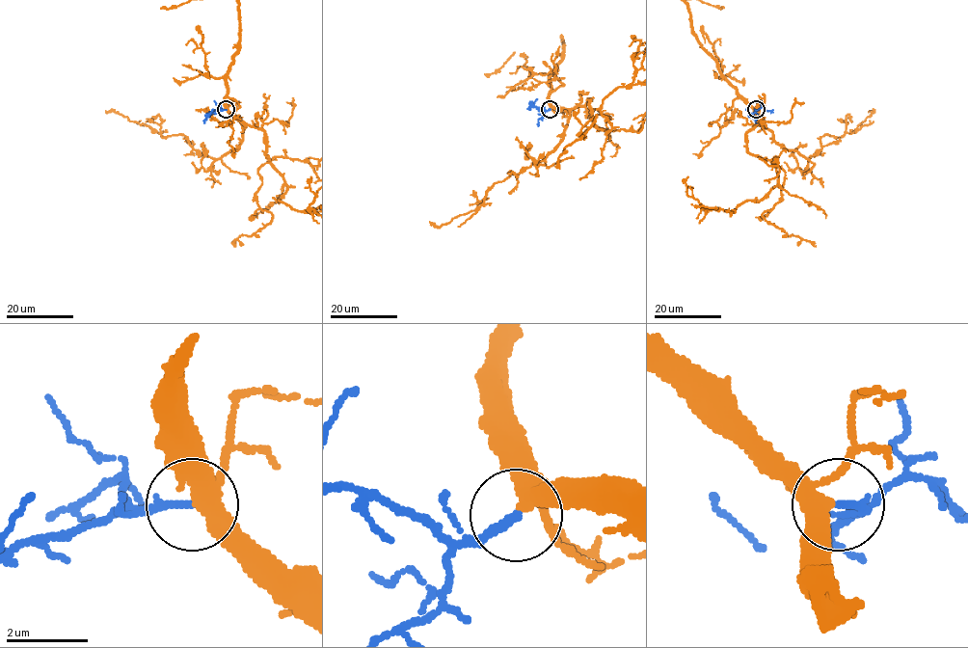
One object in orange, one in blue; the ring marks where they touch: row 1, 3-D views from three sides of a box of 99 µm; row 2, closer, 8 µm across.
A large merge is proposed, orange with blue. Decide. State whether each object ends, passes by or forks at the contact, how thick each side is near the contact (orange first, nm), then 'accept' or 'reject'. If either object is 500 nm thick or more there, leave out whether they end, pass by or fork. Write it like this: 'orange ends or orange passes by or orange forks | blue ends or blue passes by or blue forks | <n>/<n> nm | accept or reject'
orange forks | blue ends | 320/190 nm | accept

